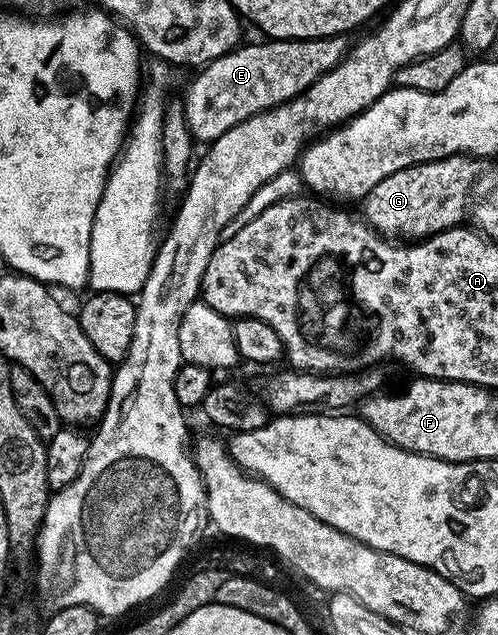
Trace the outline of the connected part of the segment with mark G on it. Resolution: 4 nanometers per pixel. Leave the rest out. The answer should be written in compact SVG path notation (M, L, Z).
M450 155L401 169L369 189L361 201L362 218L378 234L395 241L418 241L460 226L463 214L469 211L467 198L479 179L479 163L478 158L469 155Z

